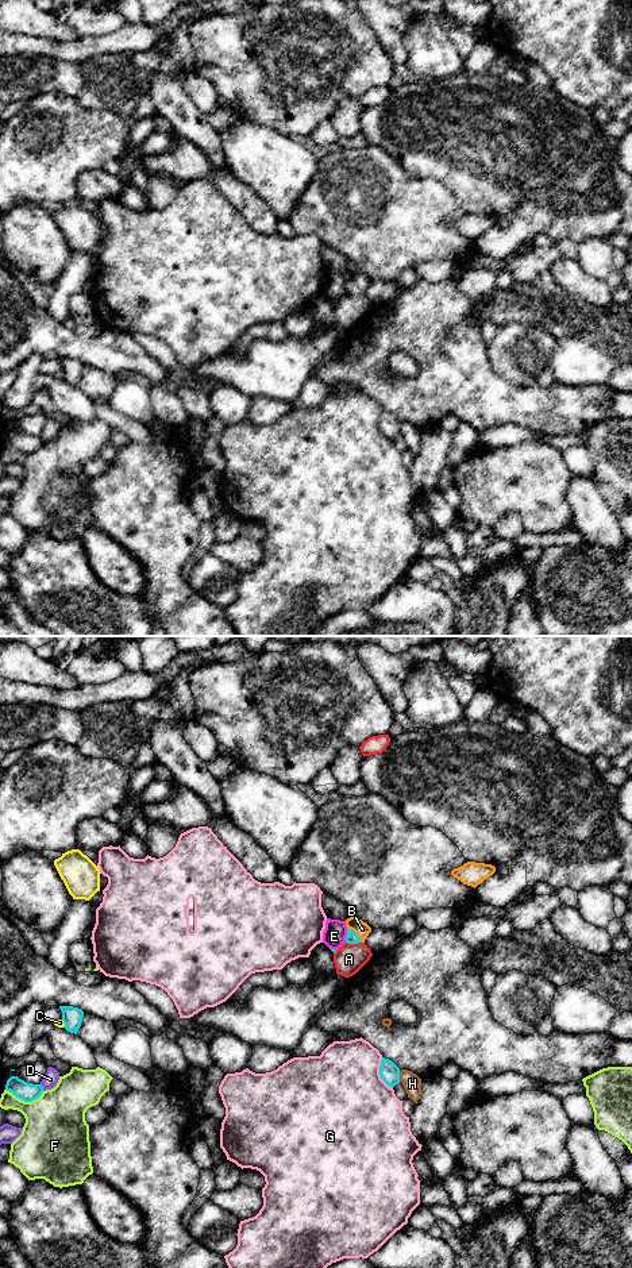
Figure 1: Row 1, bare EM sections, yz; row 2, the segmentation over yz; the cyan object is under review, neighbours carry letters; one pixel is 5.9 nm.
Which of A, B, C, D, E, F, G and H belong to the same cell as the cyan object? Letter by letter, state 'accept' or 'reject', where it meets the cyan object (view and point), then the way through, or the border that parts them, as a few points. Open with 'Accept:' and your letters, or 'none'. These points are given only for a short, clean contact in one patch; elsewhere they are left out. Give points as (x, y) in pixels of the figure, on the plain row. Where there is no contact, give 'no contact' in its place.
Accept: B
A: reject; contact yz (354, 295)
B: accept; contact yz (355, 285); way yz (351, 289), (355, 285), (362, 281)
C: reject; contact yz (64, 374)
D: reject; contact yz (42, 439)
E: reject; contact yz (347, 288); border yz (347, 281), (345, 293)
F: reject; contact yz (24, 453)
G: reject; contact yz (380, 426)
H: reject; contact yz (399, 428)

